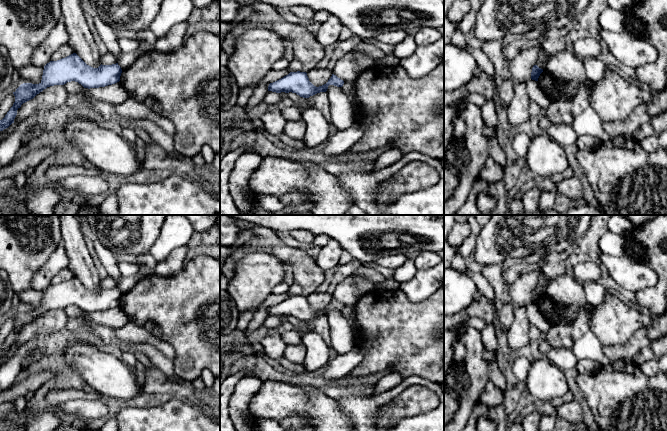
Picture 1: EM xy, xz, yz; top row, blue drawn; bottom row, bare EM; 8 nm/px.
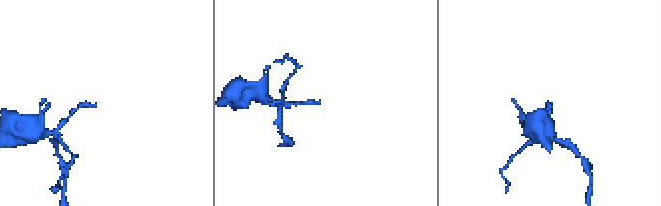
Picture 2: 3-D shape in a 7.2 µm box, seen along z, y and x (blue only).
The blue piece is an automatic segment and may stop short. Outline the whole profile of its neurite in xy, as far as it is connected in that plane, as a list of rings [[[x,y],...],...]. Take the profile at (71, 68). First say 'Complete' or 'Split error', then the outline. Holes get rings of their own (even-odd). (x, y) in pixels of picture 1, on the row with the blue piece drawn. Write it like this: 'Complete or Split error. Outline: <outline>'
Complete. Outline: [[[76,53],[57,61],[50,61],[44,66],[42,80],[39,84],[23,83],[15,92],[15,102],[5,117],[0,120],[0,131],[8,128],[17,115],[21,105],[44,89],[54,85],[64,85],[75,81],[84,88],[99,88],[115,84],[120,81],[121,67],[116,64],[100,65],[93,68],[87,65]]]

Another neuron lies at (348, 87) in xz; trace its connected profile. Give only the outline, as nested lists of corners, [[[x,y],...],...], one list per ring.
[[[355,80],[354,81],[345,81],[341,87],[348,100],[350,101],[353,110],[356,111],[359,109],[359,102],[355,95]]]

